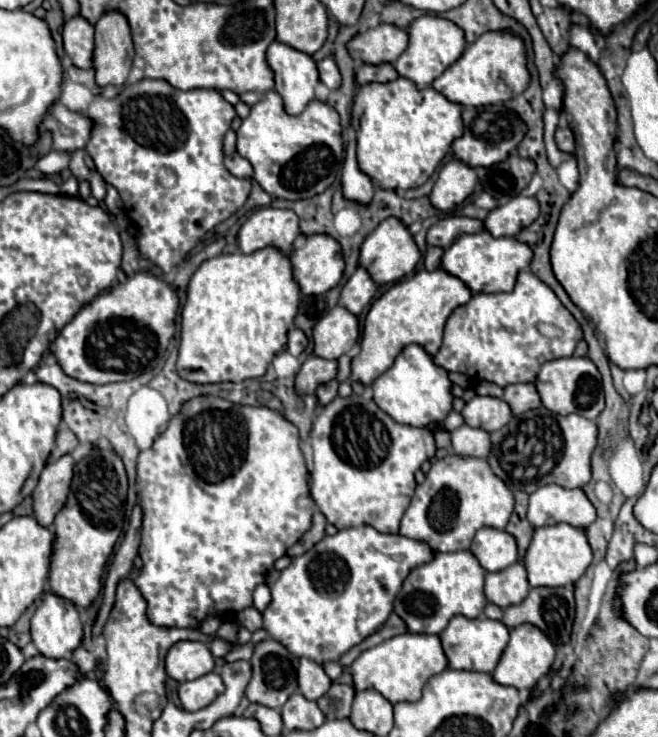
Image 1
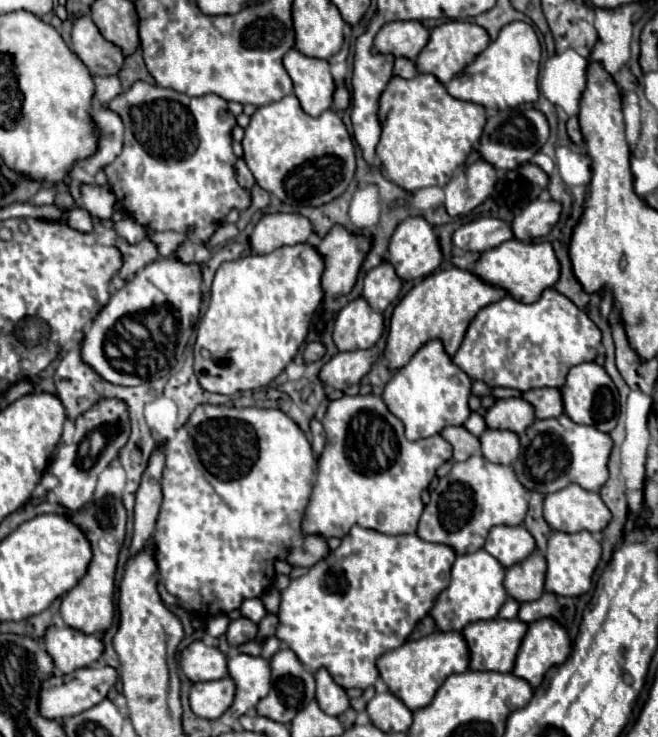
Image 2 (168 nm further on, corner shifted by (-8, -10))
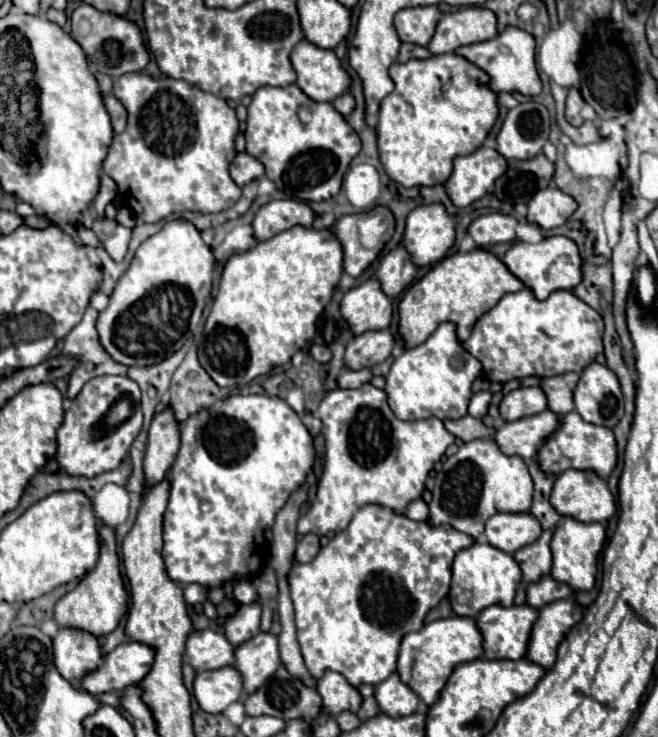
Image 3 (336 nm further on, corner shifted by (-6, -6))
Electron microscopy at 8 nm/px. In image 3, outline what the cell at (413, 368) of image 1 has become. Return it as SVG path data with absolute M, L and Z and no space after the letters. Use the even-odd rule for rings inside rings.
M441 323L437 331L421 345L405 349L385 377L389 405L401 419L457 419L467 415L471 385L481 375L481 361L469 355L457 339L455 323Z

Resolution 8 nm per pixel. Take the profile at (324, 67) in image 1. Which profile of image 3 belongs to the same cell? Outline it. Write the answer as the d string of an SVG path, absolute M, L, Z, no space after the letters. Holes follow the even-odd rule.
M345 93L345 95L341 95L341 97L337 97L337 99L333 101L333 107L335 107L341 115L347 117L347 115L355 109L355 99L353 99L351 93Z

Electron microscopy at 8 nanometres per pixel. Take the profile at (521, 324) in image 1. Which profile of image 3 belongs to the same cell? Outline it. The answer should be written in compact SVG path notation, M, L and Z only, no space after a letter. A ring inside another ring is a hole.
M521 289L517 293L507 293L503 299L489 309L473 327L471 337L463 347L483 363L483 371L489 381L507 383L511 379L521 379L527 375L553 377L569 371L581 373L589 363L593 363L597 353L603 353L603 319L601 315L583 303L573 291L555 291L547 301L535 299L531 289Z

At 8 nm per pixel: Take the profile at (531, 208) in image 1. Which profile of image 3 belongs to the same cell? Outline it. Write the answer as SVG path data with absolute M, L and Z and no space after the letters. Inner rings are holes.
M547 187L529 201L527 221L537 223L543 229L553 229L563 225L575 213L575 209L577 201L571 195L557 187Z

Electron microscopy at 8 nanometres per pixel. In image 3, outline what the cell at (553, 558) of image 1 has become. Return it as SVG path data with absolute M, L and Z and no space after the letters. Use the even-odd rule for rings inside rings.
M565 517L561 525L555 527L555 535L551 541L553 551L553 569L551 575L555 579L561 579L563 583L569 583L575 591L593 589L595 577L597 577L597 561L605 545L605 527L601 523L583 523L573 517Z

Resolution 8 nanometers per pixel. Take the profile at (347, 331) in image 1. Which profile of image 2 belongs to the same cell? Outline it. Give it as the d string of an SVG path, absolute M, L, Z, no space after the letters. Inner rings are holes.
M359 297L341 309L335 321L333 343L341 353L371 349L381 337L383 329L383 315L373 311L367 301Z

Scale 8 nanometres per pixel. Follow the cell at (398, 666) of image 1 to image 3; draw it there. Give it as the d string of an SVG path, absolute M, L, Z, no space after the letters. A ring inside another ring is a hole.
M451 615L447 619L435 619L423 625L419 631L409 633L399 651L397 673L401 675L403 683L407 683L425 705L433 705L439 699L449 675L459 663L479 659L483 655L483 637L477 627L475 617L459 617Z

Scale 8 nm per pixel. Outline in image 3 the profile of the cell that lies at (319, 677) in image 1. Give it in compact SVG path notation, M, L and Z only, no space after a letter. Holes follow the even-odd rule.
M327 671L317 683L317 691L331 715L339 715L343 711L357 713L363 703L361 693L353 685L349 685L349 681L337 671Z

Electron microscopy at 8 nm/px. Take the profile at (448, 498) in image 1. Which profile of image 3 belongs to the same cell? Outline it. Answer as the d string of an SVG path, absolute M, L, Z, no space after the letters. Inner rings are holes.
M473 439L463 443L459 451L443 463L435 479L433 499L429 505L429 523L449 523L477 539L483 533L485 521L495 513L523 513L529 511L533 499L533 479L525 461L519 455L505 455L493 439Z

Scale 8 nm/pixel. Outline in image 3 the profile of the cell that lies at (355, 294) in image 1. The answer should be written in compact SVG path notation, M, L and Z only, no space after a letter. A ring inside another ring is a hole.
M399 245L397 249L389 251L389 253L381 259L375 277L381 281L383 291L385 291L389 297L395 297L395 295L399 295L407 285L413 283L413 279L417 277L417 265L411 261L409 251L407 251L403 245Z

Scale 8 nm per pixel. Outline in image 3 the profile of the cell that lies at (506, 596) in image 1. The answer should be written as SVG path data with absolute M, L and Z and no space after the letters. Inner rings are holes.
M545 529L541 533L541 537L525 547L521 547L517 553L513 553L513 557L519 561L521 571L523 571L523 579L525 581L537 581L541 579L541 575L547 575L551 571L551 543L553 531Z

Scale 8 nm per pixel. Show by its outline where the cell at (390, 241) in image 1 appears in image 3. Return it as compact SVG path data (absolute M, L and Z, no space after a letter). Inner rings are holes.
M443 203L415 207L407 217L401 245L411 253L413 263L423 267L441 261L455 245L455 221Z

